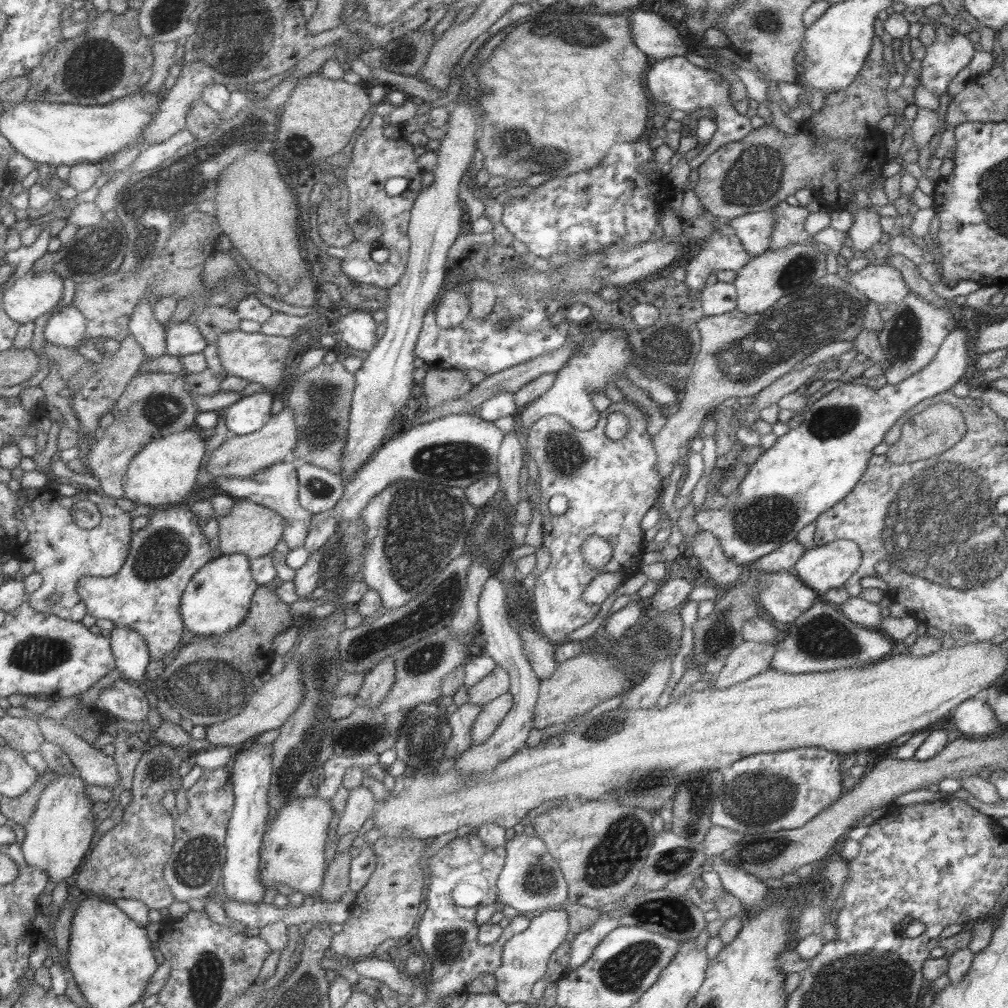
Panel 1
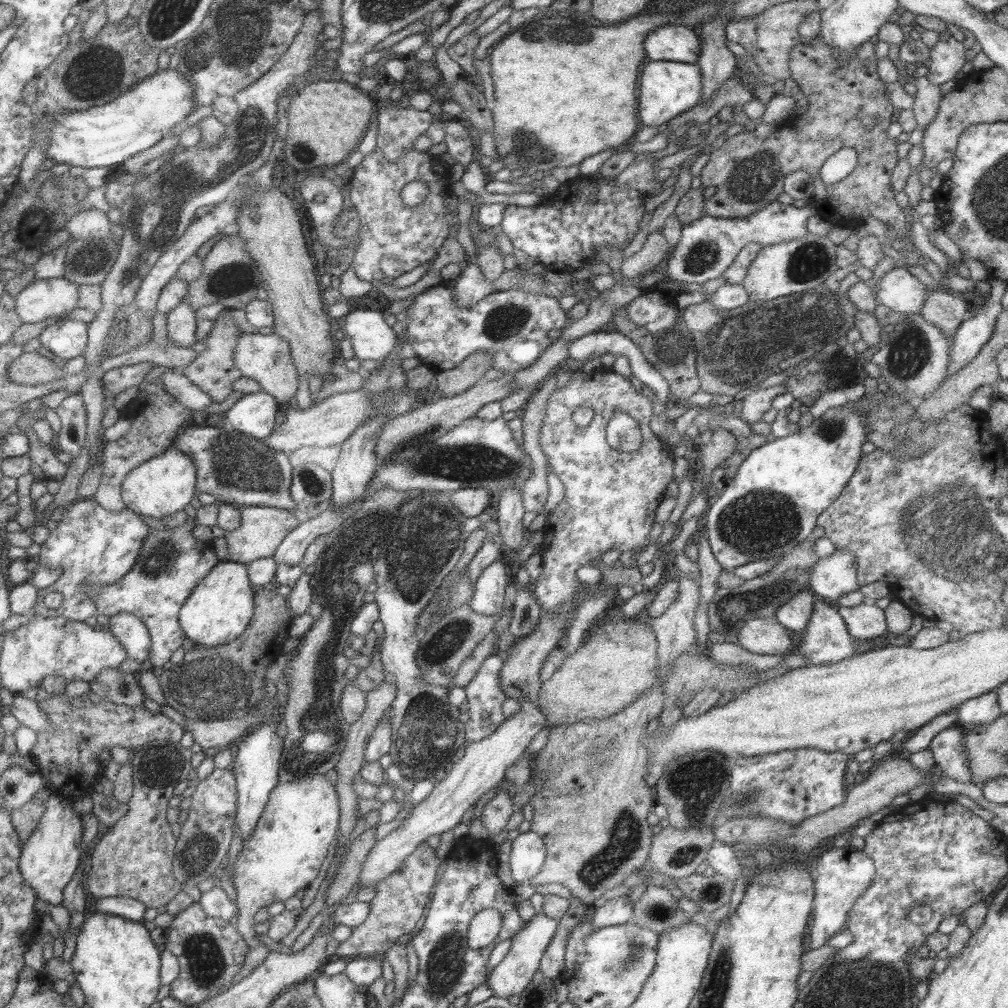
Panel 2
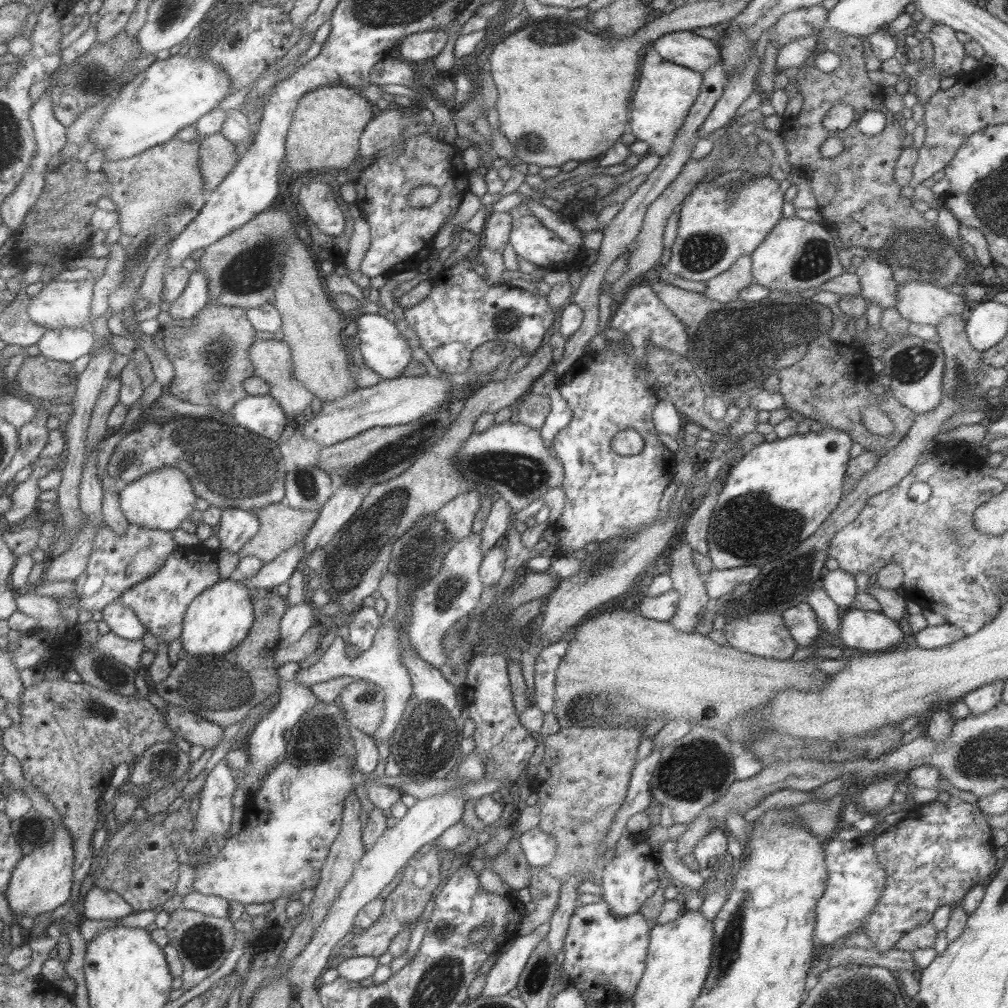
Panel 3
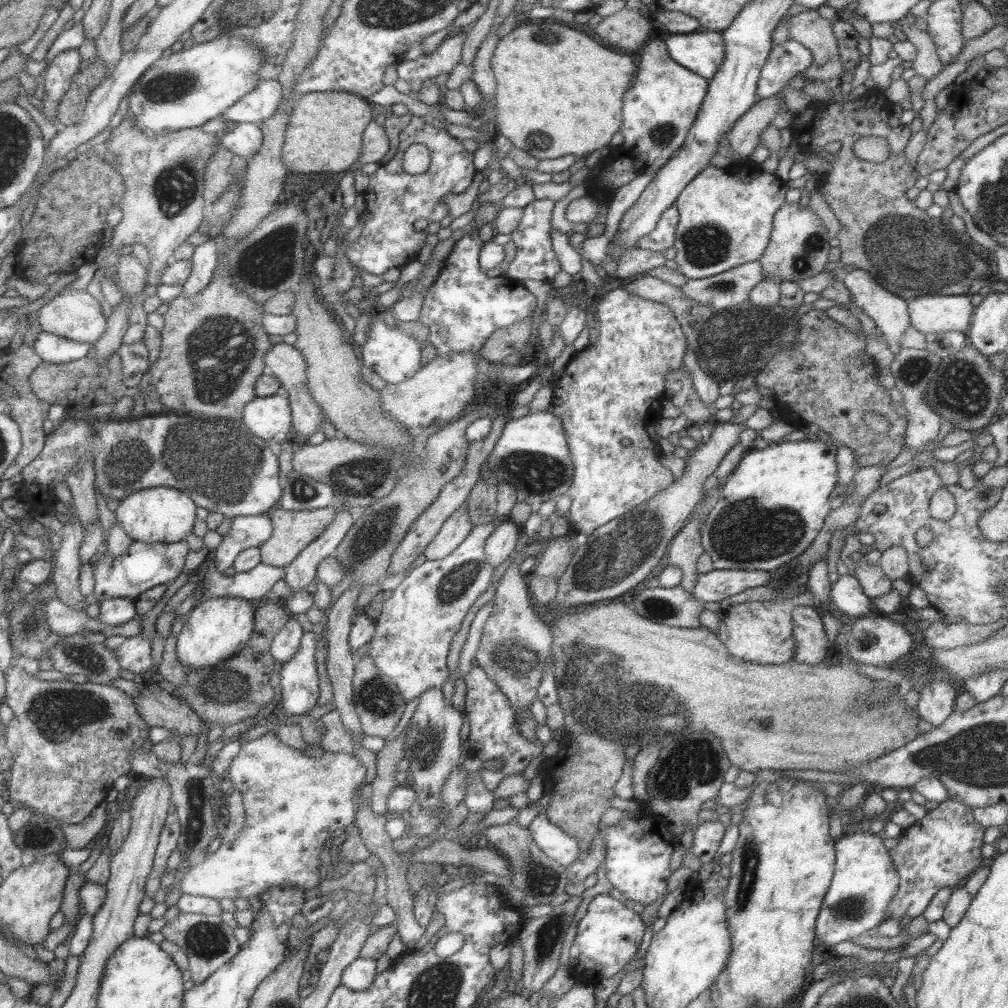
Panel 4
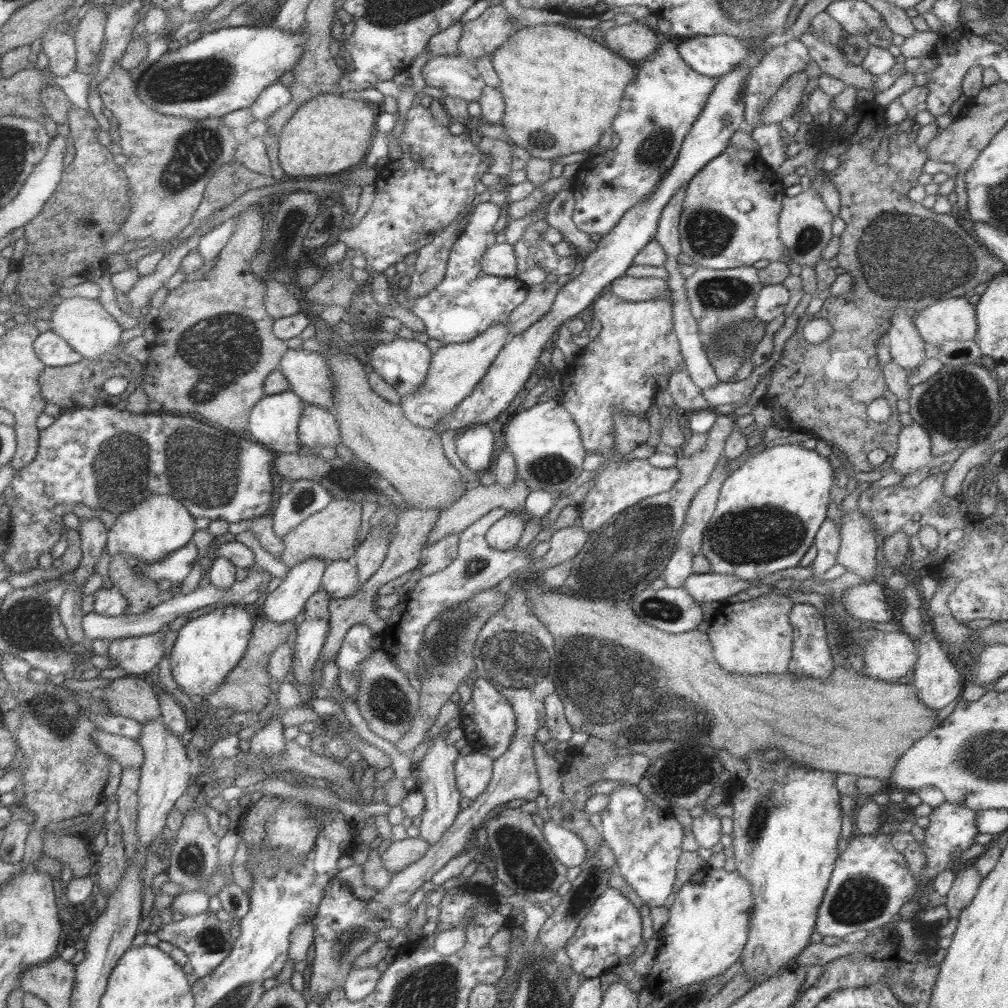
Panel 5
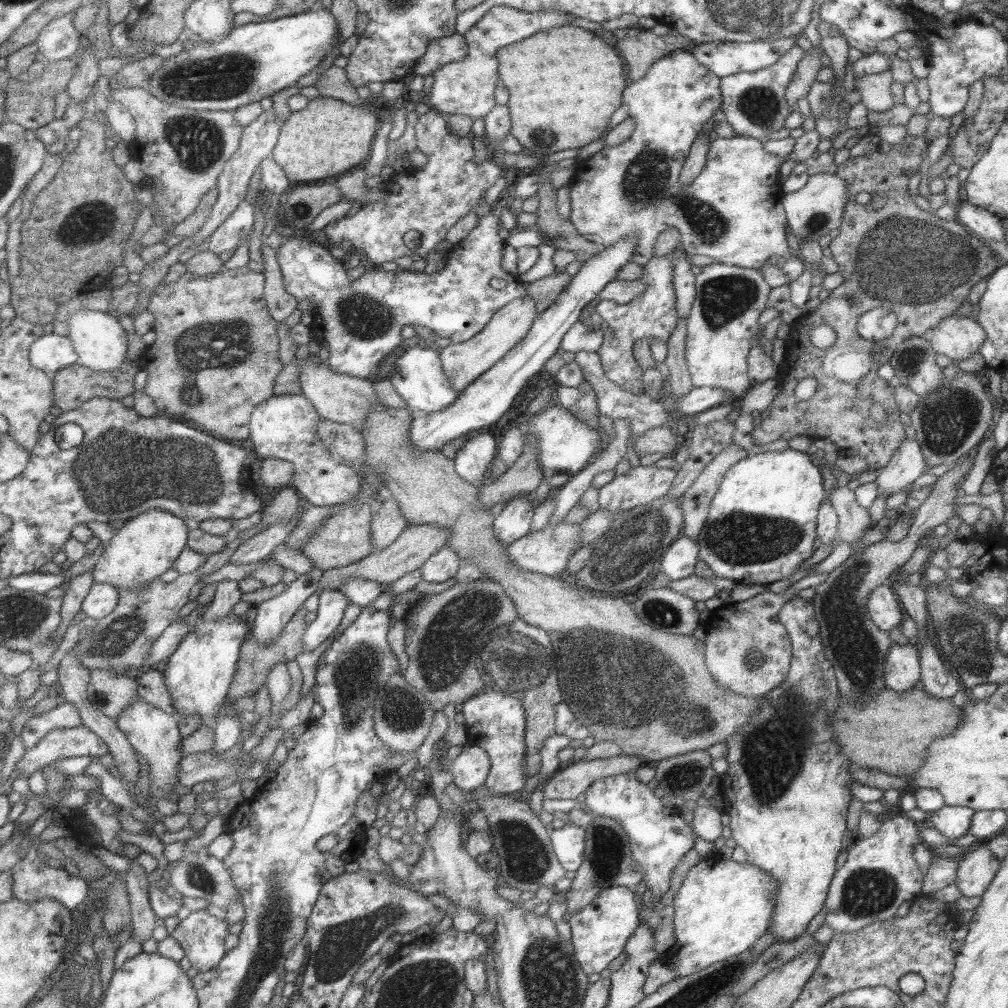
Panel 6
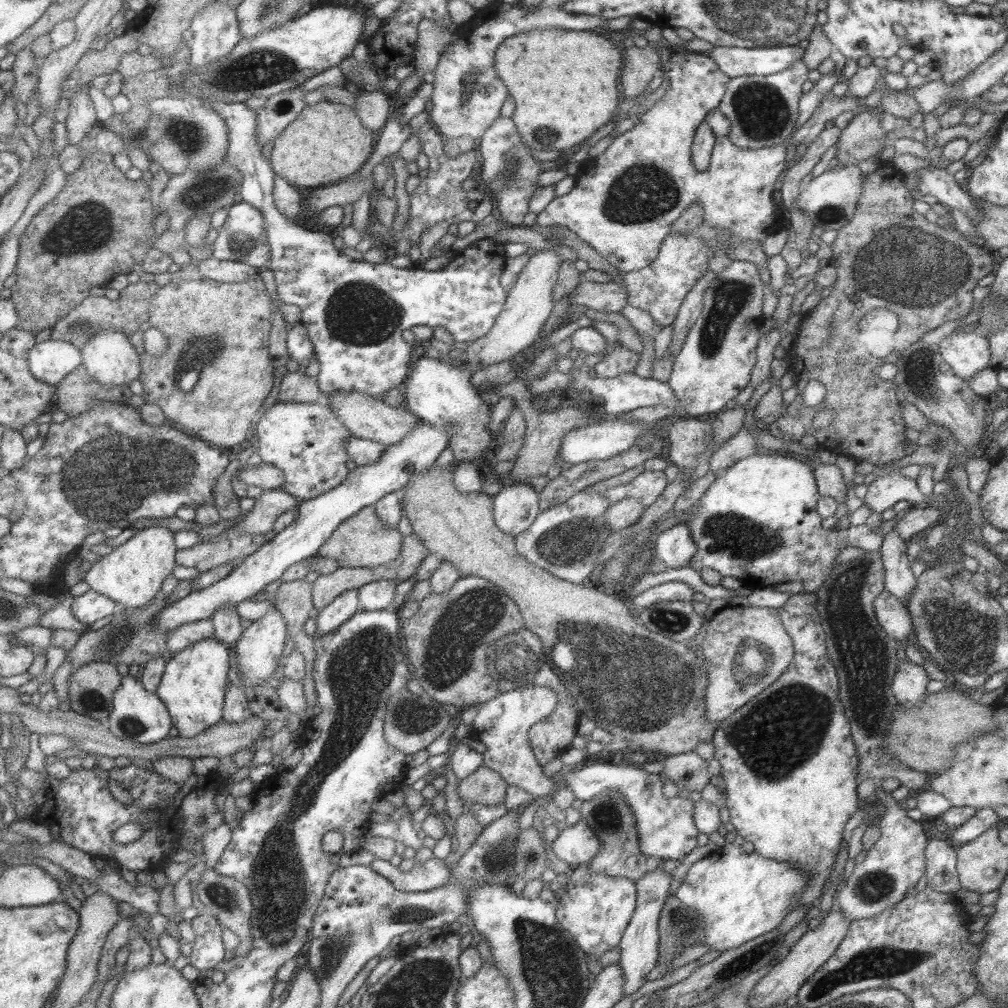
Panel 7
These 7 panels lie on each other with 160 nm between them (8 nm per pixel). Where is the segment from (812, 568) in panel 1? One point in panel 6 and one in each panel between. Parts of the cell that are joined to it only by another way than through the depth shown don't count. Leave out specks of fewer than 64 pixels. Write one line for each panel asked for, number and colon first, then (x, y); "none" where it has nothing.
2: (830, 577)
3: (838, 584)
4: (847, 594)
5: (866, 601)
6: (883, 607)

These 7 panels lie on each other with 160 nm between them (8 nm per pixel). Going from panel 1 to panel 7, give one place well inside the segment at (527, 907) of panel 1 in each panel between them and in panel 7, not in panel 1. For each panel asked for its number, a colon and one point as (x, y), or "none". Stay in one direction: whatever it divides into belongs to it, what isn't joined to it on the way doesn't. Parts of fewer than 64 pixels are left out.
2: (528, 852)
3: (539, 848)
4: (558, 846)
5: (567, 847)
6: (567, 842)
7: (576, 844)

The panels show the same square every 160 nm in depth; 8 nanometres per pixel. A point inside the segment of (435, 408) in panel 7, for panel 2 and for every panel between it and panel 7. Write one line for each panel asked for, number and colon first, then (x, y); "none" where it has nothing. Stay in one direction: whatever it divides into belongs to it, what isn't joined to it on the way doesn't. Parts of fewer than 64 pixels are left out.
2: (371, 338)
3: (384, 350)
4: (393, 354)
5: (402, 363)
6: (418, 377)

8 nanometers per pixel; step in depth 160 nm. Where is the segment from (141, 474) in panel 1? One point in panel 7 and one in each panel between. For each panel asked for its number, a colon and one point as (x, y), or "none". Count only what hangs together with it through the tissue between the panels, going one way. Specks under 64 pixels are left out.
2: (165, 483)
3: (163, 498)
4: (154, 515)
5: (159, 525)
6: (146, 546)
7: (130, 575)

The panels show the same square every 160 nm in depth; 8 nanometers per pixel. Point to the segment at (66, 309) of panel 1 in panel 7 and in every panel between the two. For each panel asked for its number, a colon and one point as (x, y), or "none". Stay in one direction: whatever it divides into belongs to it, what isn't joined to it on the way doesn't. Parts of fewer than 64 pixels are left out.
2: (66, 338)
3: (63, 344)
4: (50, 348)
5: (51, 350)
6: (50, 352)
7: (49, 361)

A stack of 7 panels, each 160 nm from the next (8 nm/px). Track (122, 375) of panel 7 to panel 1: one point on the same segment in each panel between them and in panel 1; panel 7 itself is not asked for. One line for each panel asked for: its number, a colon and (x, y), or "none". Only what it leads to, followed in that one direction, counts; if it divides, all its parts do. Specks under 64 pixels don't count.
1: (34, 293)
2: (55, 297)
3: (59, 304)
4: (75, 315)
5: (90, 331)
6: (100, 342)

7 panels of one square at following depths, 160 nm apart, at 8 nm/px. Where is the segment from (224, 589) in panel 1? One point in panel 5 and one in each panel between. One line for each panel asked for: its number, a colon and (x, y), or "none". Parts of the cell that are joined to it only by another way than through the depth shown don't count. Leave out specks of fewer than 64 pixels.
2: (219, 608)
3: (219, 619)
4: (215, 630)
5: (208, 647)

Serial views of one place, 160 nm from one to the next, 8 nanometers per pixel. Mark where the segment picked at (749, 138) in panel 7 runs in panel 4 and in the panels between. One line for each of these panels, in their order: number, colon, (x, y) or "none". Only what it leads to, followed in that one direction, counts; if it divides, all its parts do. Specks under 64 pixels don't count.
4: (786, 60)
5: (776, 67)
6: (754, 104)

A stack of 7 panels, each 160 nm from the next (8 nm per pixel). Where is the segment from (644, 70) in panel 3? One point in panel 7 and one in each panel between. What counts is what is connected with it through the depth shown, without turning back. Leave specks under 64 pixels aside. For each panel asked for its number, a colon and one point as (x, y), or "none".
4: (659, 107)
5: (658, 108)
6: (732, 211)
7: (624, 201)

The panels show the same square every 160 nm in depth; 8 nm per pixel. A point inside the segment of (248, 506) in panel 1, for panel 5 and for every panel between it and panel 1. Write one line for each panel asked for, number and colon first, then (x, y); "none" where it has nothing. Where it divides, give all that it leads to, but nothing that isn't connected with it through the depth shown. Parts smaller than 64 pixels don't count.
2: (262, 528)
3: (280, 527)
4: (292, 531)
5: (331, 534)

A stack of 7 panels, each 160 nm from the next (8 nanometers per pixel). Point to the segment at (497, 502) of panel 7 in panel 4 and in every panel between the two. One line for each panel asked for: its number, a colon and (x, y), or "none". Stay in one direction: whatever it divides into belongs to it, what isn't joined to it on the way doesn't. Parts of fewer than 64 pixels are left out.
4: (500, 544)
5: (503, 535)
6: (514, 520)

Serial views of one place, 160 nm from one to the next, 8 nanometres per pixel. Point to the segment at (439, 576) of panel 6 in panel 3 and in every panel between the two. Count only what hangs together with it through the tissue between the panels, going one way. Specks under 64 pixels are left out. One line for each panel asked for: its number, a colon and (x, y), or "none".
3: (457, 515)
4: (455, 529)
5: (438, 555)

